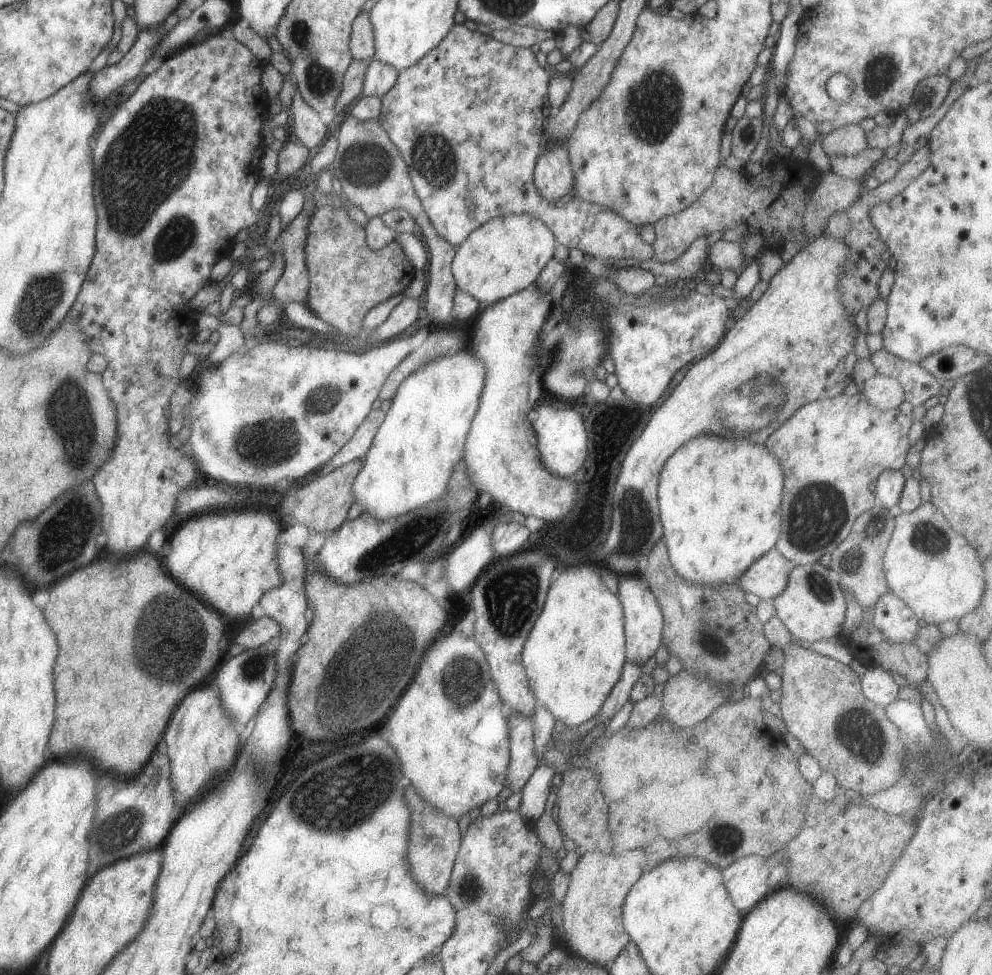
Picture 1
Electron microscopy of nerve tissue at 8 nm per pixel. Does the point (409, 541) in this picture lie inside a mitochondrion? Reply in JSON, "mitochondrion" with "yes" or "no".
{"mitochondrion":"yes"}

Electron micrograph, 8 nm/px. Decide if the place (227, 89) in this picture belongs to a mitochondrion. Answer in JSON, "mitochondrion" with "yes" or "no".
{"mitochondrion":"no"}

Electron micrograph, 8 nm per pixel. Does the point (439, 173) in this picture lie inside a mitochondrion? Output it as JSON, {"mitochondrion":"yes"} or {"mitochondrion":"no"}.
{"mitochondrion":"yes"}

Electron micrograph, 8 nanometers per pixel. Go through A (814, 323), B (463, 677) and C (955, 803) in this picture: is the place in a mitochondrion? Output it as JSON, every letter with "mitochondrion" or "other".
{"A":"other","B":"mitochondrion","C":"other"}

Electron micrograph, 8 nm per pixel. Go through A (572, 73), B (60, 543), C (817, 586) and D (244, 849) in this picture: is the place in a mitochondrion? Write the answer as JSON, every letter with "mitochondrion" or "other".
{"A":"other","B":"mitochondrion","C":"mitochondrion","D":"other"}

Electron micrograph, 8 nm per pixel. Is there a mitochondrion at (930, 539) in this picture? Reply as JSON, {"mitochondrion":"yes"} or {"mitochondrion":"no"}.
{"mitochondrion":"yes"}

